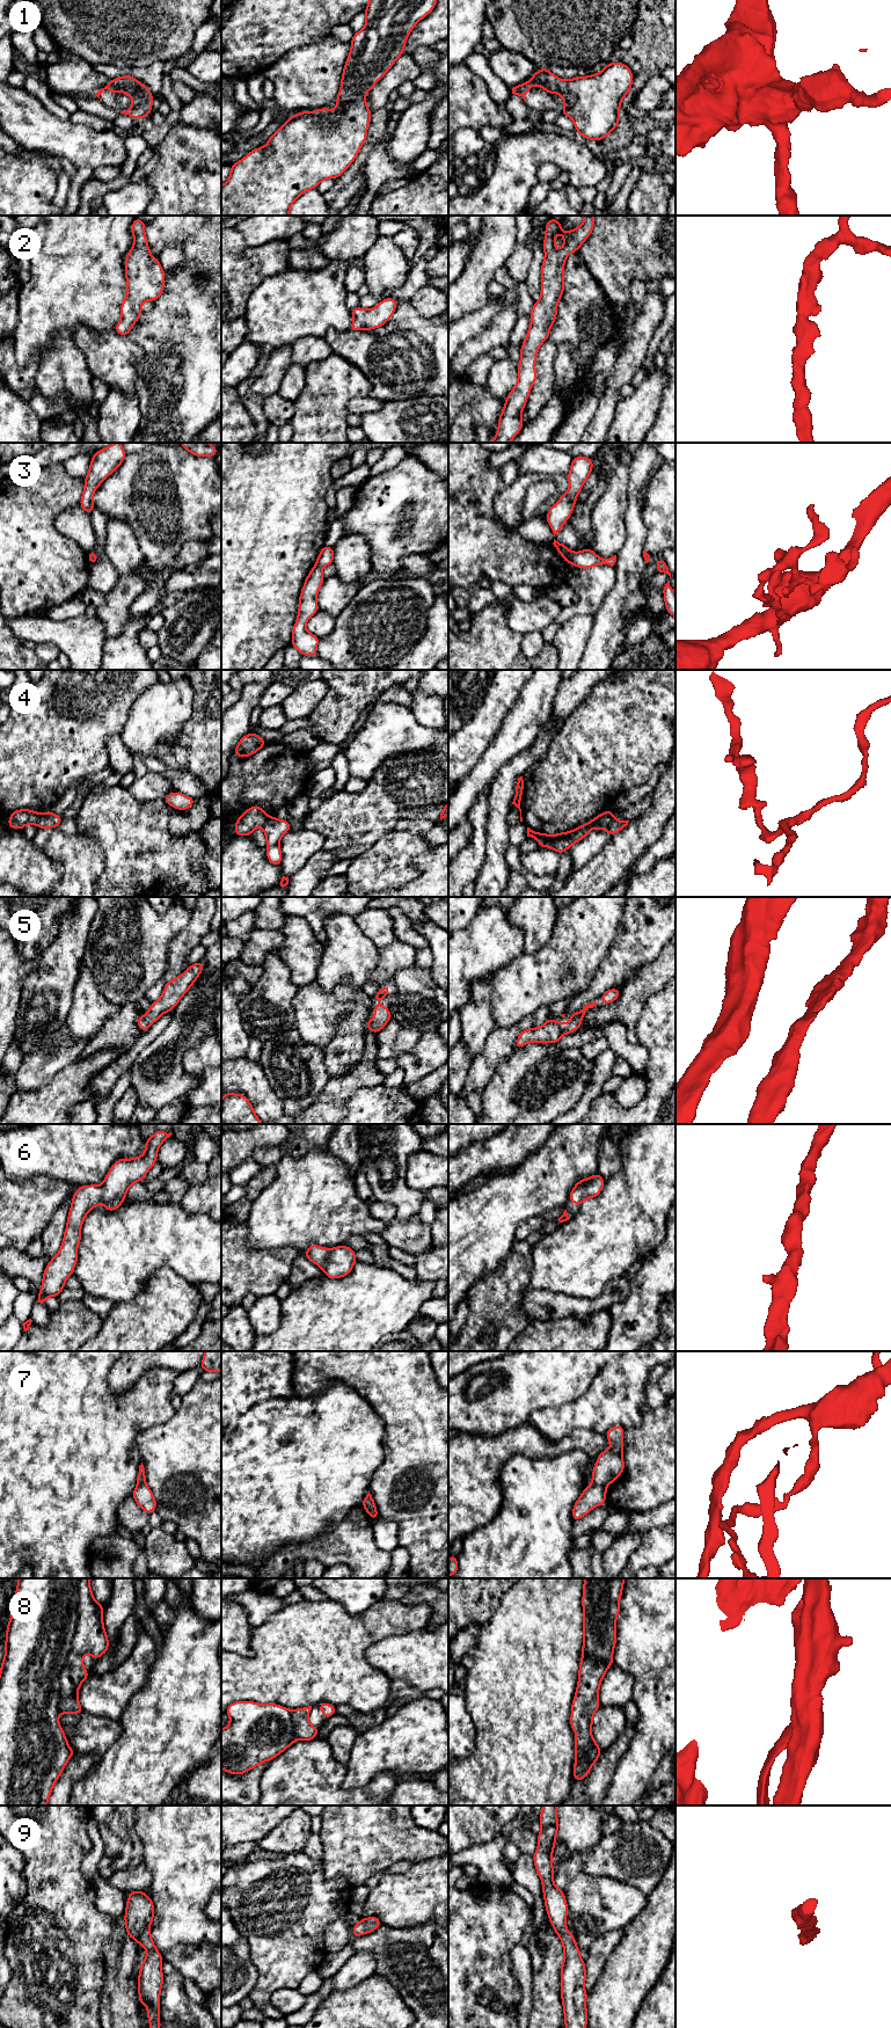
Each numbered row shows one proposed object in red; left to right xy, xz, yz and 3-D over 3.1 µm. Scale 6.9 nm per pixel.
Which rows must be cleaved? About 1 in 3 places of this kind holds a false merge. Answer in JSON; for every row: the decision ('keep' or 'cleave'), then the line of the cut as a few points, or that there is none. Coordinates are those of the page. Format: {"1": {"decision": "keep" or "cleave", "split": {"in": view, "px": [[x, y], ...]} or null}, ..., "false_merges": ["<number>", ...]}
{"1": {"decision": "keep", "split": null}, "2": {"decision": "keep", "split": null}, "3": {"decision": "cleave", "split": {"in": "yz", "px": [[572, 553], [570, 563]]}}, "4": {"decision": "cleave", "split": {"in": "yz", "px": [[601, 814], [599, 828]]}}, "5": {"decision": "keep", "split": null}, "6": {"decision": "keep", "split": null}, "7": {"decision": "cleave", "split": {"in": "yz", "px": [[592, 1482], [605, 1487]]}}, "8": {"decision": "cleave", "split": {"in": "xy", "px": [[80, 1578], [78, 1622], [71, 1650], [60, 1671], [58, 1712]]}}, "9": {"decision": "keep", "split": null}, "false_merges": ["3", "4", "7", "8"]}

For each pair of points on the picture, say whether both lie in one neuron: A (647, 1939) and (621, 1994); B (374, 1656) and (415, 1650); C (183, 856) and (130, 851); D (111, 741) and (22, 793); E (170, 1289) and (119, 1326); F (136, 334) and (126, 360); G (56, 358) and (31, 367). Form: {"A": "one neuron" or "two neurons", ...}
{"A": "one neuron", "B": "one neuron", "C": "one neuron", "D": "two neurons", "E": "one neuron", "F": "two neurons", "G": "two neurons"}

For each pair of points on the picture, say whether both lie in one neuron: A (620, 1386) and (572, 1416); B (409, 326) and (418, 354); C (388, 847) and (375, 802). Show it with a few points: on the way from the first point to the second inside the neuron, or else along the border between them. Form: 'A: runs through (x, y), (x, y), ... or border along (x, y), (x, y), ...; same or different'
A: runs through (608, 1398), (596, 1410), (584, 1413); same
B: runs through (409, 333), (409, 344), (411, 347); same
C: border along (394, 829), (380, 837), (364, 853); different

